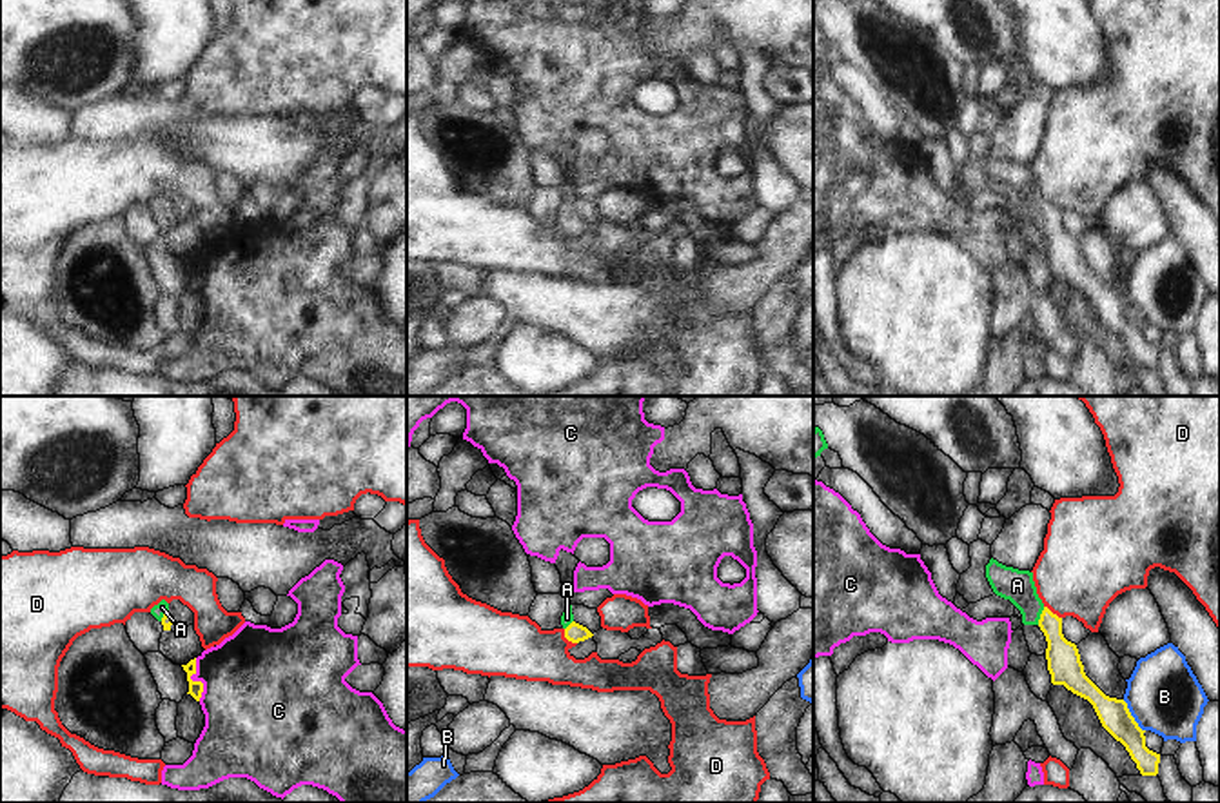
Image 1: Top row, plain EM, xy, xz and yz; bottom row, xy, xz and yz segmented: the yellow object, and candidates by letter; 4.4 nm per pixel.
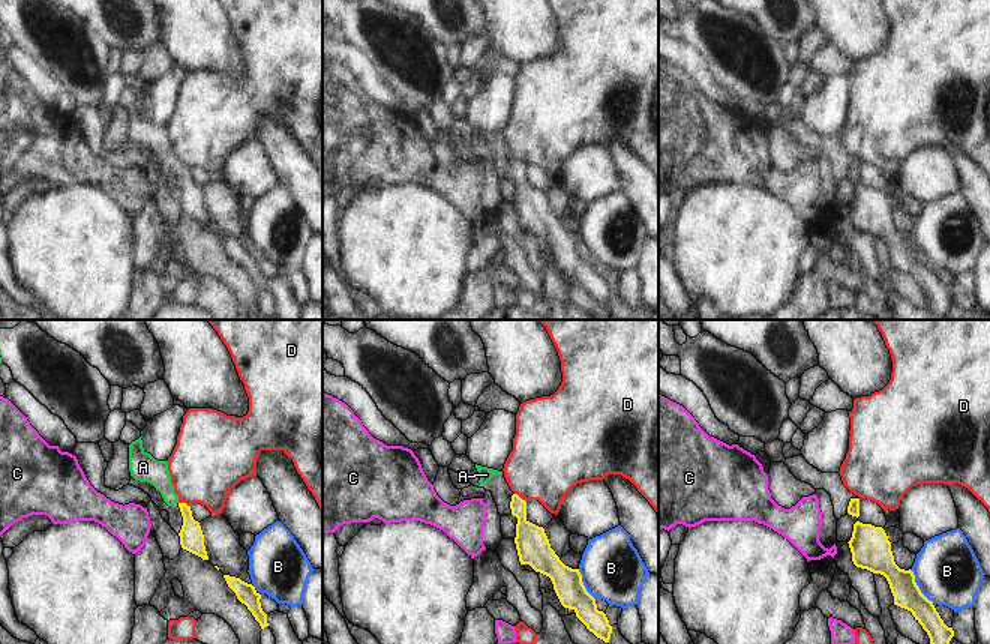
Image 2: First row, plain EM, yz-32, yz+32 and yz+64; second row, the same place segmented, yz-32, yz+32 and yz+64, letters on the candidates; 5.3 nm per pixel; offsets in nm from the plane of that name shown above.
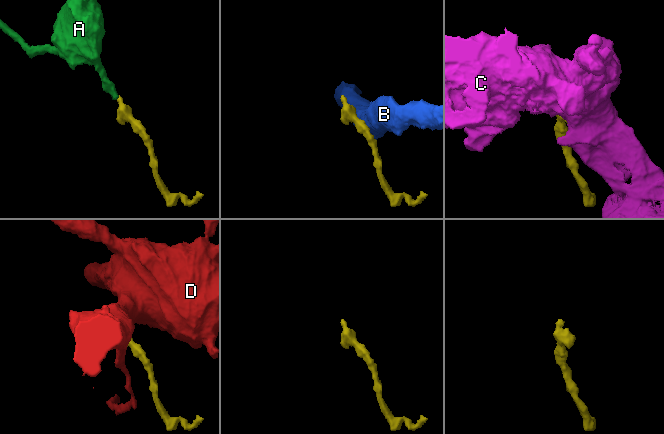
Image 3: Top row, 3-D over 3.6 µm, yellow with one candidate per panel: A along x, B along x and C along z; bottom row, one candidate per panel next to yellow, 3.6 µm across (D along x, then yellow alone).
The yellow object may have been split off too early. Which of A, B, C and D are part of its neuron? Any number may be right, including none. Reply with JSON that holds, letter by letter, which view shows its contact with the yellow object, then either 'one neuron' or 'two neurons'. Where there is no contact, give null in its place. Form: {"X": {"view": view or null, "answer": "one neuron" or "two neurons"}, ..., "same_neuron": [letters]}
{"A": {"view": "yz", "answer": "one neuron"}, "B": {"view": "yz", "answer": "two neurons"}, "C": {"view": "xy", "answer": "two neurons"}, "D": {"view": "xz", "answer": "two neurons"}, "same_neuron": ["A"]}

